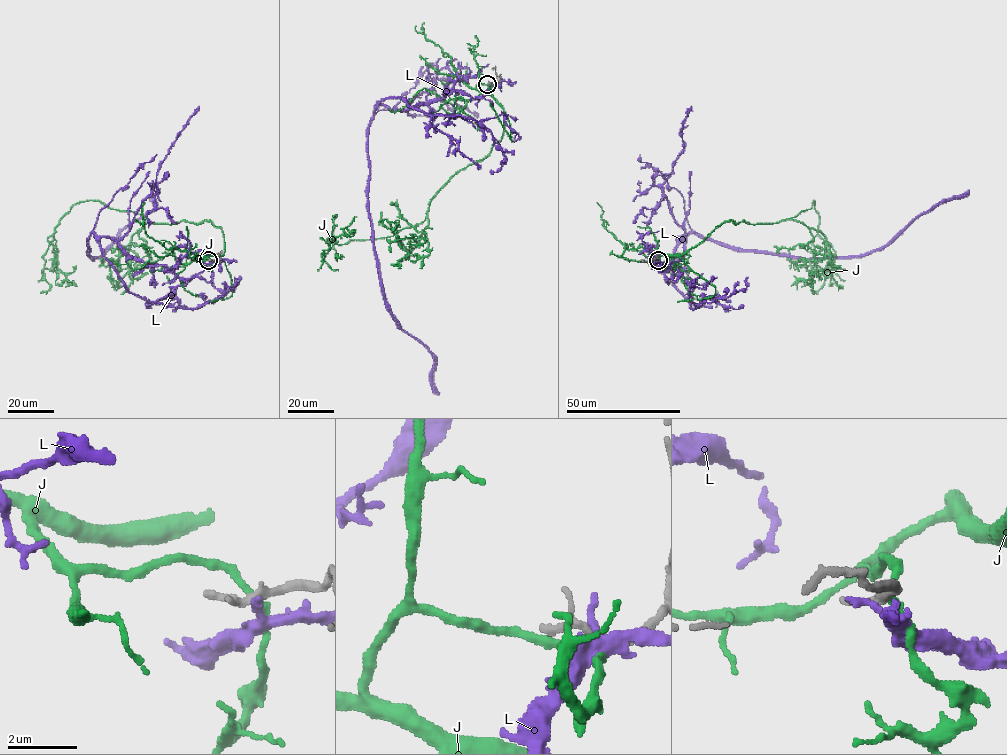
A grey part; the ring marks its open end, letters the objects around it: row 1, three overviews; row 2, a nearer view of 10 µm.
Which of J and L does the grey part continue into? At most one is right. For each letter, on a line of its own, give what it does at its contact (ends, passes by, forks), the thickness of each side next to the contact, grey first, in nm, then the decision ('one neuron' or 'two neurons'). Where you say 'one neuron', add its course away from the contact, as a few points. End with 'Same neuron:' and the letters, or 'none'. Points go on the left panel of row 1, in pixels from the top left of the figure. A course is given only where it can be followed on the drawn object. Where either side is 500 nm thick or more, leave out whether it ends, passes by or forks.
J: it passes by; calibres 200 and 220 nm; two neurons
L: it passes by; calibres 200 and 240 nm; two neurons
Same neuron: none

